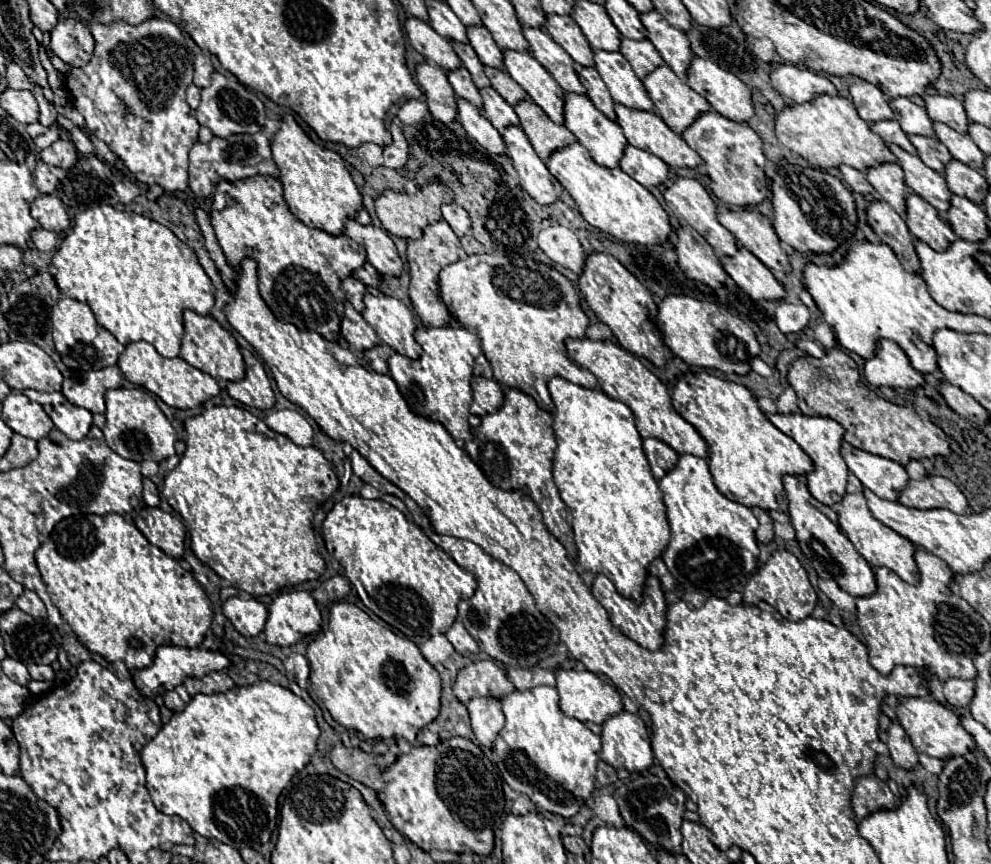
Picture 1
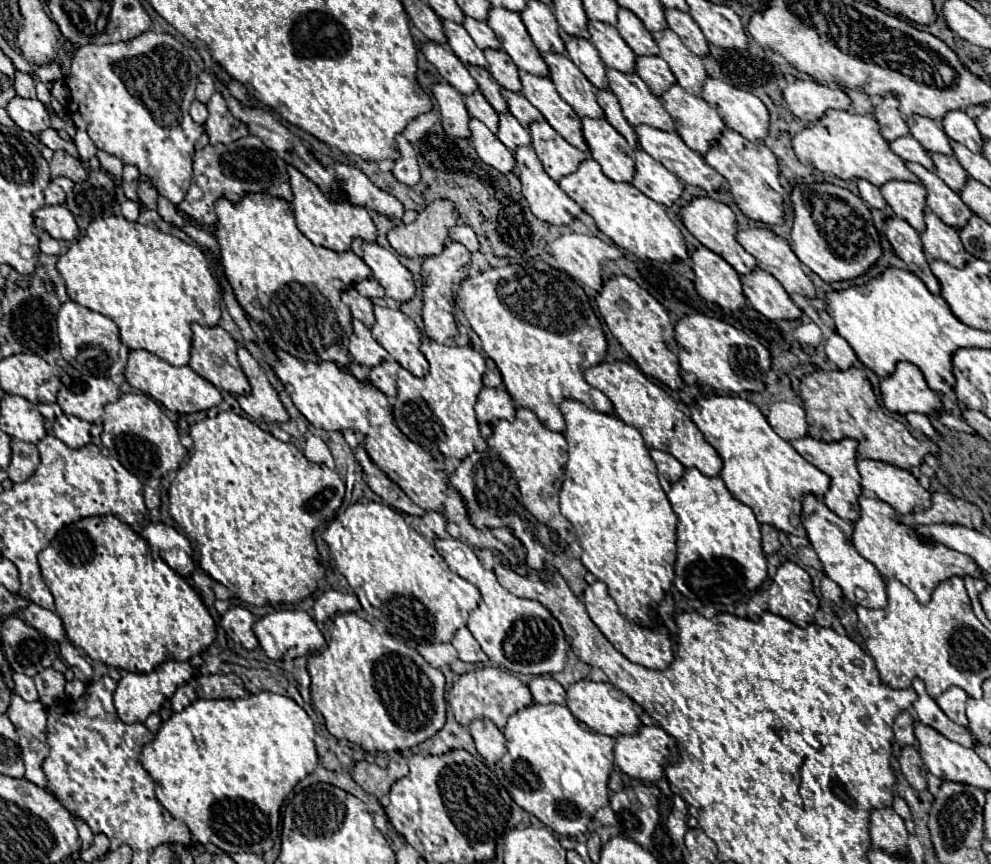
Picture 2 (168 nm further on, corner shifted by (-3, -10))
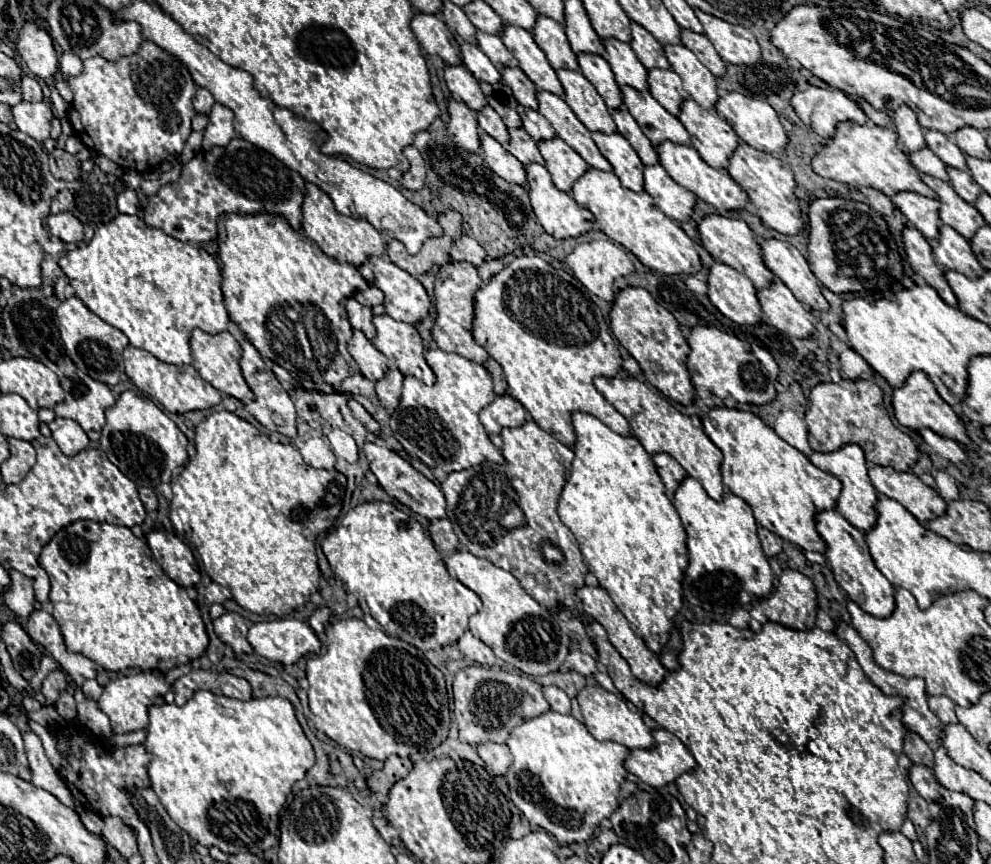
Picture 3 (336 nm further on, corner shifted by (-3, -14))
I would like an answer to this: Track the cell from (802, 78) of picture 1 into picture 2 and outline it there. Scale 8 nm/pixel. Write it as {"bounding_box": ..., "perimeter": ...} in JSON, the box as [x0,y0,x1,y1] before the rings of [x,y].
{"bounding_box":[784,79,850,121],"perimeter":[[[796,79],[784,91],[790,111],[802,121],[816,121],[826,109],[848,109],[850,99],[842,89],[830,89],[818,81]]]}

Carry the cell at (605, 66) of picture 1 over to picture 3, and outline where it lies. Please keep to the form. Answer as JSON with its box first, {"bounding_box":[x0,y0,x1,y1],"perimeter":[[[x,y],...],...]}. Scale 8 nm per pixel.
{"bounding_box":[622,87,690,145],"perimeter":[[[622,87],[624,105],[630,115],[640,125],[642,133],[652,141],[652,145],[660,145],[664,141],[672,141],[676,145],[690,145],[690,135],[678,117],[668,113],[650,91],[636,91],[632,87]]]}

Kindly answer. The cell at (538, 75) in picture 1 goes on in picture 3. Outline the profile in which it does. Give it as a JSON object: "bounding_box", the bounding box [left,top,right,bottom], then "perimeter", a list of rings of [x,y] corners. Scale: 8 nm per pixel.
{"bounding_box":[538,91,612,171],"perimeter":[[[538,91],[538,103],[538,111],[550,121],[556,135],[566,141],[590,167],[600,171],[612,171],[612,165],[602,157],[596,143],[592,141],[592,133],[580,123],[580,119],[562,97],[548,91]]]}

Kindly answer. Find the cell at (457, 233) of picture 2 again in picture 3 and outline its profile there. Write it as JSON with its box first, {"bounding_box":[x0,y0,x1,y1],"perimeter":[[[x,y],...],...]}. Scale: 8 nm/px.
{"bounding_box":[450,235,486,267],"perimeter":[[[462,235],[462,239],[454,241],[452,251],[450,251],[450,257],[454,261],[468,261],[474,267],[480,267],[484,263],[486,251],[484,251],[484,247],[476,239],[472,239],[468,235]]]}

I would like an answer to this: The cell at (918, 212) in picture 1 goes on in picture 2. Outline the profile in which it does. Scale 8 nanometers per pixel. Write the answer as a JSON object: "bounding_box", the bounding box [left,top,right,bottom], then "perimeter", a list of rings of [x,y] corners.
{"bounding_box":[920,213,972,267],"perimeter":[[[924,213],[926,229],[920,233],[924,251],[934,257],[950,263],[952,267],[962,267],[972,255],[962,247],[958,231],[946,223],[942,223],[934,213]]]}

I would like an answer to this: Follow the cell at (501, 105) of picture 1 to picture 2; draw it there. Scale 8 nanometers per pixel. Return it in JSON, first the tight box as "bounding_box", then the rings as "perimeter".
{"bounding_box":[498,111,530,149],"perimeter":[[[508,111],[500,113],[500,125],[498,125],[498,139],[508,147],[516,149],[520,145],[530,145],[530,133],[526,127],[522,127]]]}

